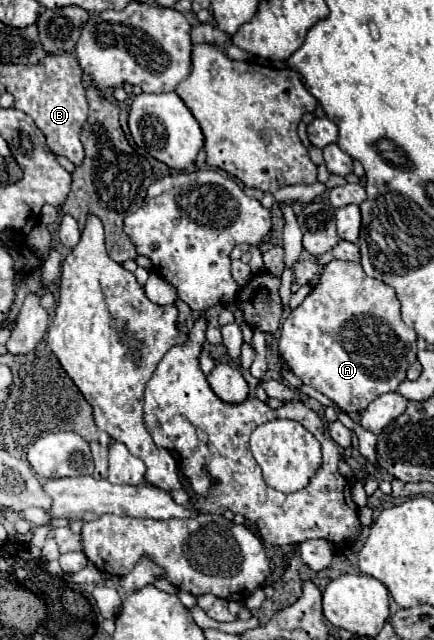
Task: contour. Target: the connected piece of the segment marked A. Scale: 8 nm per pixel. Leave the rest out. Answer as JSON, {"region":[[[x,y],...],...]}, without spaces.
{"region":[[[332,261],[324,267],[320,281],[314,285],[310,295],[286,317],[280,329],[278,353],[304,385],[312,385],[346,413],[360,413],[376,397],[396,391],[400,381],[404,381],[408,365],[416,361],[416,333],[402,321],[400,301],[392,287],[368,277],[360,263]]]}

